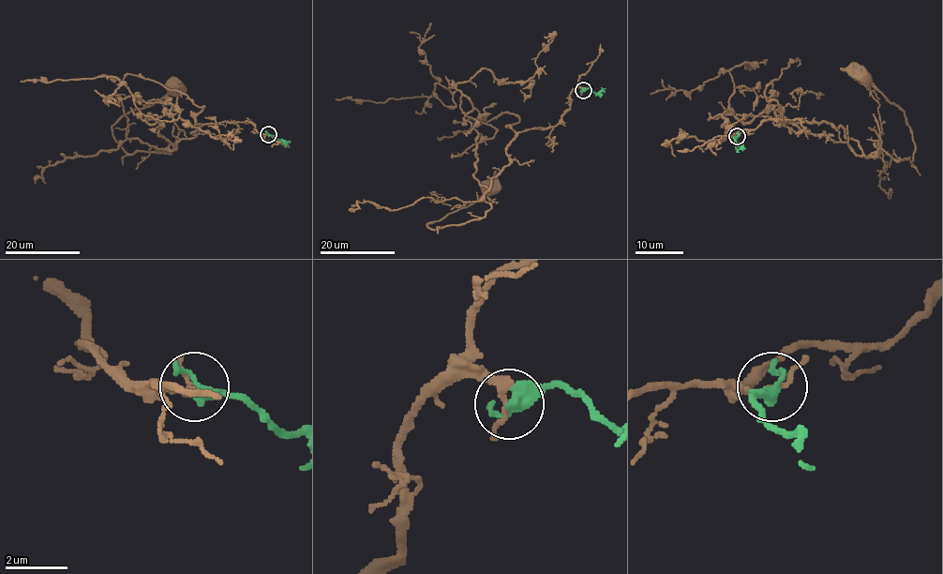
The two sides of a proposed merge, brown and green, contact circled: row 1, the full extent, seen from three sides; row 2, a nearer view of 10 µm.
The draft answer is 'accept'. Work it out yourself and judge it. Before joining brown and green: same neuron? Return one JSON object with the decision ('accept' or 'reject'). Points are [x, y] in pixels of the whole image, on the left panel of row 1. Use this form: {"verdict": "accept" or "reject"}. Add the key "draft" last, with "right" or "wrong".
{"verdict": "accept", "draft": "right"}

